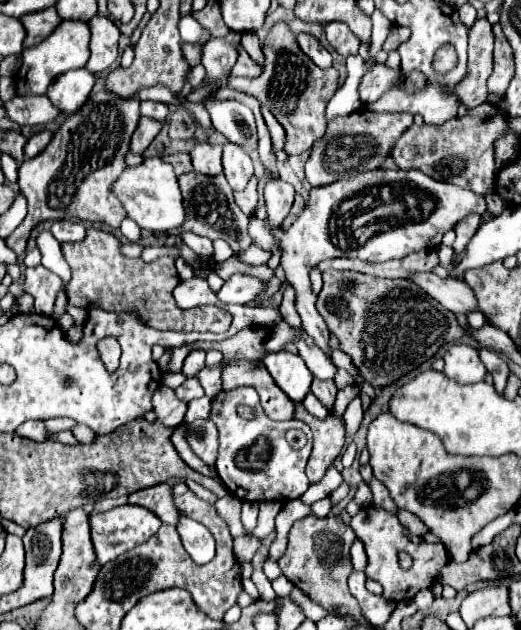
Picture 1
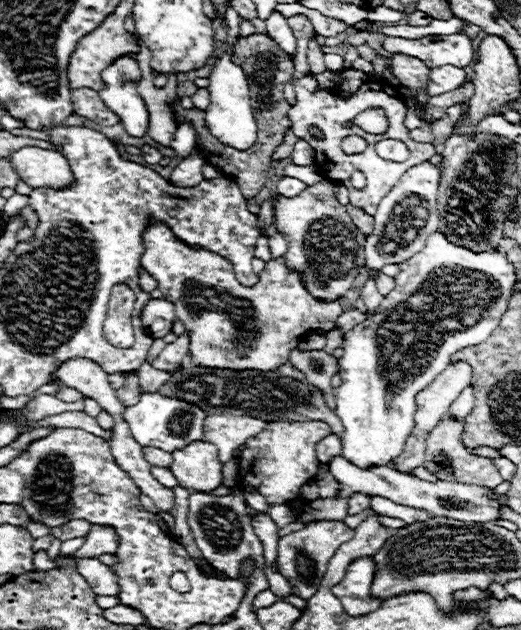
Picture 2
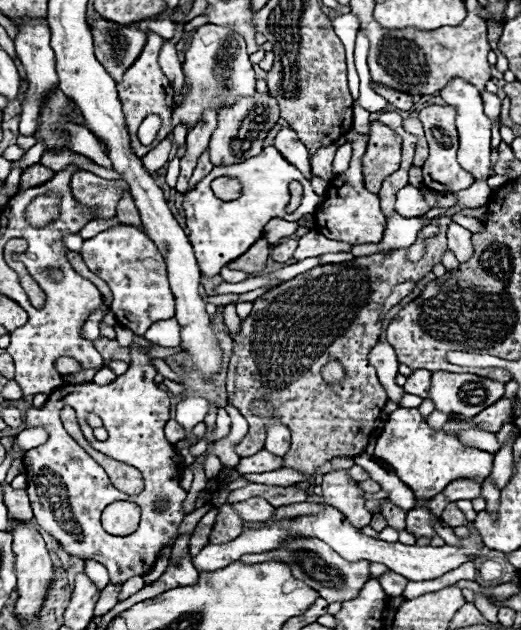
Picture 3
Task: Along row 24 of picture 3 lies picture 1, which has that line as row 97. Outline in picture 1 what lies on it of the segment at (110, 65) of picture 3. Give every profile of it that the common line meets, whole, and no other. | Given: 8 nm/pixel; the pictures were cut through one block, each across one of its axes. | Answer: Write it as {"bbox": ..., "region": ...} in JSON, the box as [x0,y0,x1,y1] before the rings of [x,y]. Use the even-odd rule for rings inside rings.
{"bbox":[6,90,140,254],"region":[[[102,90],[90,96],[76,114],[64,120],[44,152],[20,164],[18,186],[28,200],[28,216],[6,238],[6,244],[16,254],[24,254],[32,228],[46,220],[88,220],[106,224],[112,230],[120,228],[126,212],[114,196],[112,184],[126,168],[124,158],[130,150],[130,138],[138,120],[140,98],[132,96],[132,100],[120,100],[120,96]]]}

